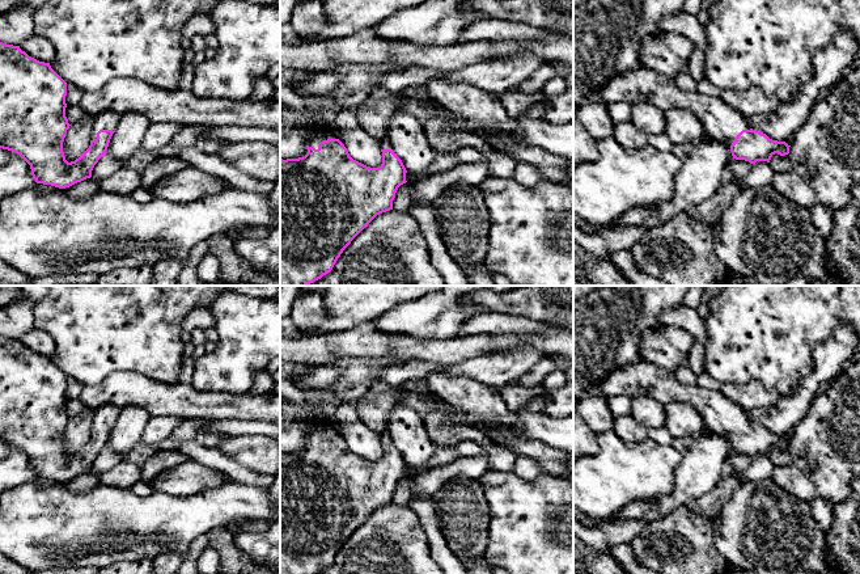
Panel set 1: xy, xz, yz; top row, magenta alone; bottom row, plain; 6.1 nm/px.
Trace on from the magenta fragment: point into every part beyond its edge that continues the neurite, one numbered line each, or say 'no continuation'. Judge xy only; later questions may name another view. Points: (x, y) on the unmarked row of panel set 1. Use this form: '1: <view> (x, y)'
1: xy (106, 413)

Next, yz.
1: yz (721, 416)

